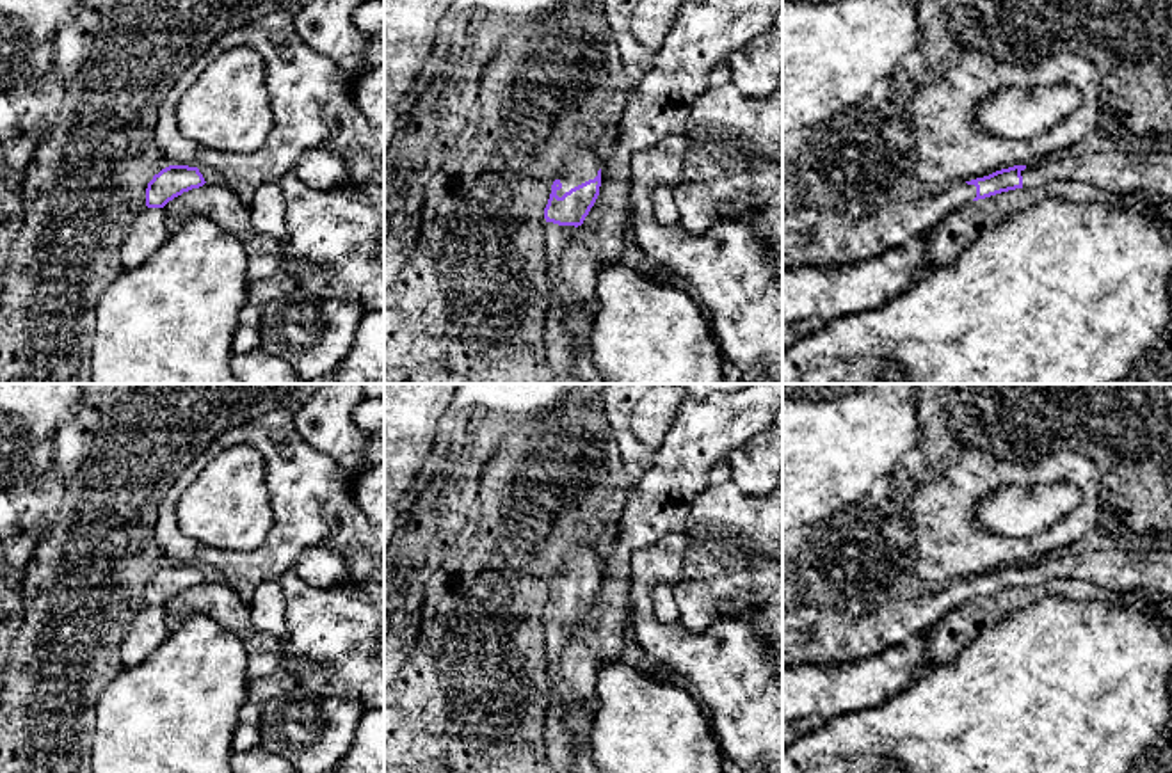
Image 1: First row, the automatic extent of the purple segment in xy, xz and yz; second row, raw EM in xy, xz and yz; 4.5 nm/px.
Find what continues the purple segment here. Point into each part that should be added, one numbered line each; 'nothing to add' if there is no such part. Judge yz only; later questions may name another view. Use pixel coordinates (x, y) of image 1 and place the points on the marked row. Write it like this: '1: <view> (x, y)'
1: yz (1151, 173)
2: yz (810, 237)

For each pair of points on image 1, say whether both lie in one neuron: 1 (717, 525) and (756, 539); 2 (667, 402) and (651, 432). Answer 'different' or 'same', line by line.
1: same
2: same

